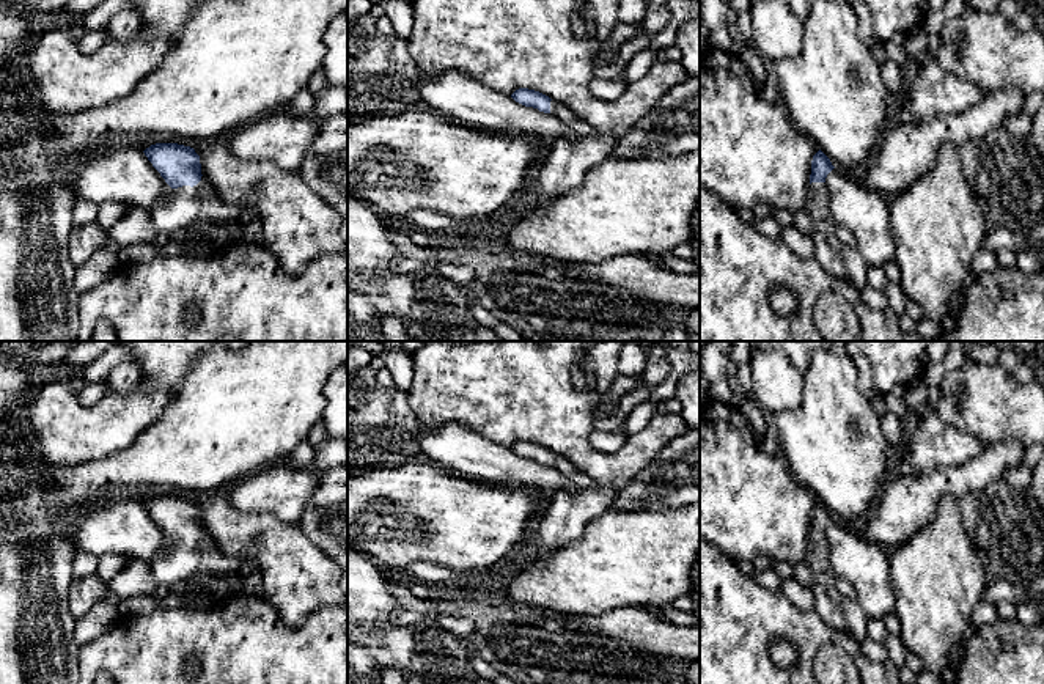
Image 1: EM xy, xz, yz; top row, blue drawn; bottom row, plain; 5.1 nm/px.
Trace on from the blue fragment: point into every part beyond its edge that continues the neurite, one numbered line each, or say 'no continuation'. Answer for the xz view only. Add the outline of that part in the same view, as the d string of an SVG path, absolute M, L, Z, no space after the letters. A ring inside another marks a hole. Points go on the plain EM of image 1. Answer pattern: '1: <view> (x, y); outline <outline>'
1: xz (562, 464); outline M550 453L550 465L561 475L564 475L577 487L597 487L599 484L588 475L582 473L568 458Z

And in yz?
1: yz (818, 551); outline M825 535L808 538L805 563L814 576L830 569L830 546Z

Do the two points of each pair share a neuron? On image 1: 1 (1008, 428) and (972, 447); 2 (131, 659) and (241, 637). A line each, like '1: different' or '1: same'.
1: different
2: same

